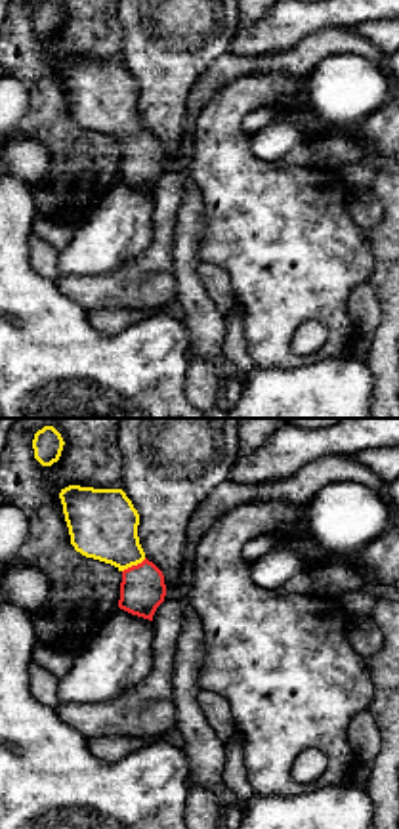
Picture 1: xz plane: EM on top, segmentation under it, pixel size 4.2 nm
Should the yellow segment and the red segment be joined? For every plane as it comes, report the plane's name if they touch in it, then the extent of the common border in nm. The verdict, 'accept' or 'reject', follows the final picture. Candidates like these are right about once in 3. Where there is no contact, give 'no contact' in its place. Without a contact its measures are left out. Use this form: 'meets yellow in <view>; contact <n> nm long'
meets yellow in xz; contact 120 nm long

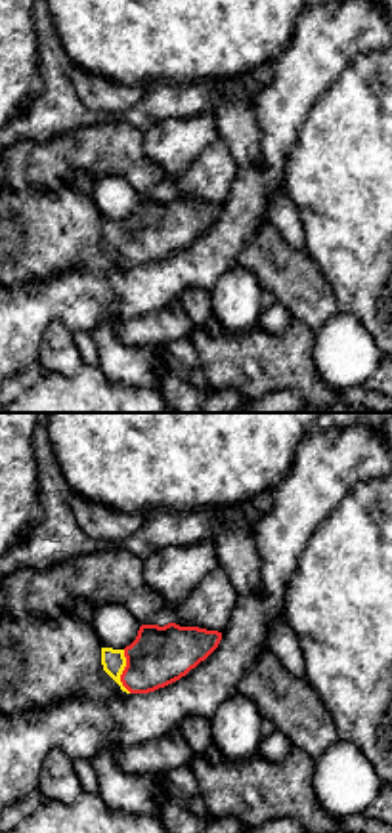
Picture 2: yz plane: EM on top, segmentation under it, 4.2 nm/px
meets yellow in yz; contact 190 nm long

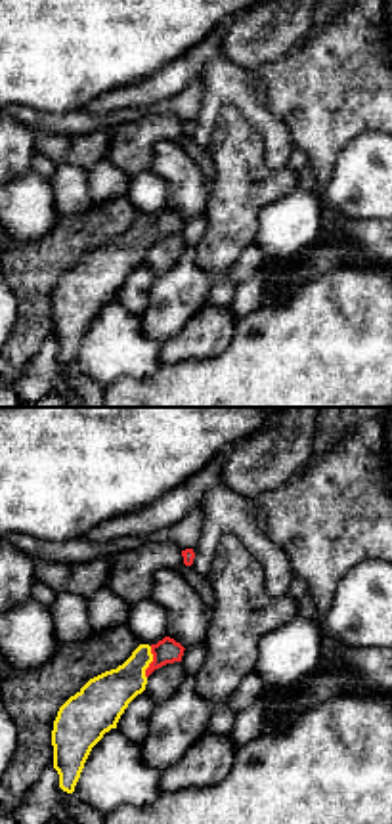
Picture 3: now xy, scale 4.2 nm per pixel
meets yellow in xy; contact 140 nm long

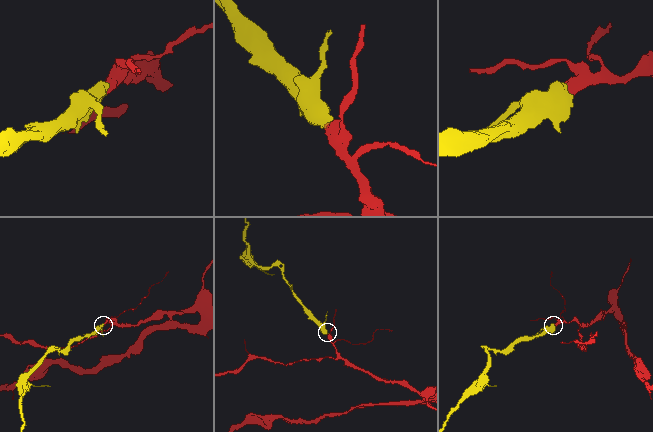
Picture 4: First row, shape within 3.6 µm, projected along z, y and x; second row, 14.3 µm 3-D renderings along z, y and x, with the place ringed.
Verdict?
accept

